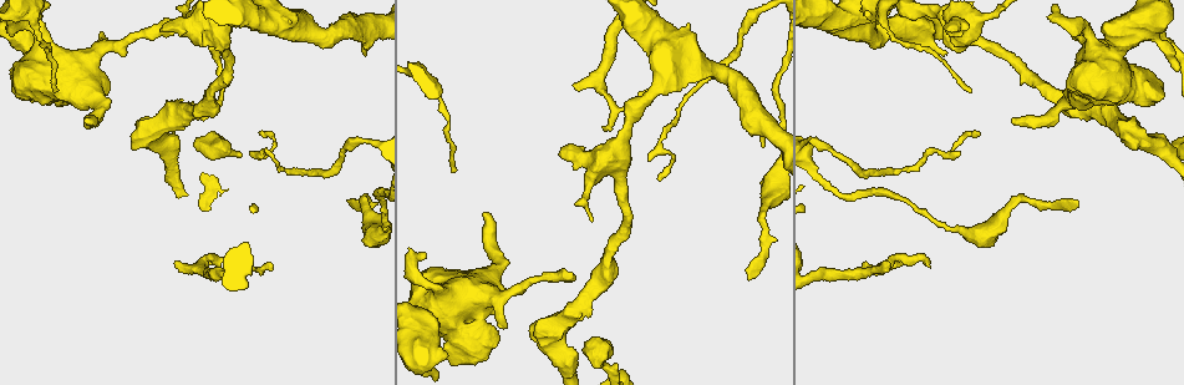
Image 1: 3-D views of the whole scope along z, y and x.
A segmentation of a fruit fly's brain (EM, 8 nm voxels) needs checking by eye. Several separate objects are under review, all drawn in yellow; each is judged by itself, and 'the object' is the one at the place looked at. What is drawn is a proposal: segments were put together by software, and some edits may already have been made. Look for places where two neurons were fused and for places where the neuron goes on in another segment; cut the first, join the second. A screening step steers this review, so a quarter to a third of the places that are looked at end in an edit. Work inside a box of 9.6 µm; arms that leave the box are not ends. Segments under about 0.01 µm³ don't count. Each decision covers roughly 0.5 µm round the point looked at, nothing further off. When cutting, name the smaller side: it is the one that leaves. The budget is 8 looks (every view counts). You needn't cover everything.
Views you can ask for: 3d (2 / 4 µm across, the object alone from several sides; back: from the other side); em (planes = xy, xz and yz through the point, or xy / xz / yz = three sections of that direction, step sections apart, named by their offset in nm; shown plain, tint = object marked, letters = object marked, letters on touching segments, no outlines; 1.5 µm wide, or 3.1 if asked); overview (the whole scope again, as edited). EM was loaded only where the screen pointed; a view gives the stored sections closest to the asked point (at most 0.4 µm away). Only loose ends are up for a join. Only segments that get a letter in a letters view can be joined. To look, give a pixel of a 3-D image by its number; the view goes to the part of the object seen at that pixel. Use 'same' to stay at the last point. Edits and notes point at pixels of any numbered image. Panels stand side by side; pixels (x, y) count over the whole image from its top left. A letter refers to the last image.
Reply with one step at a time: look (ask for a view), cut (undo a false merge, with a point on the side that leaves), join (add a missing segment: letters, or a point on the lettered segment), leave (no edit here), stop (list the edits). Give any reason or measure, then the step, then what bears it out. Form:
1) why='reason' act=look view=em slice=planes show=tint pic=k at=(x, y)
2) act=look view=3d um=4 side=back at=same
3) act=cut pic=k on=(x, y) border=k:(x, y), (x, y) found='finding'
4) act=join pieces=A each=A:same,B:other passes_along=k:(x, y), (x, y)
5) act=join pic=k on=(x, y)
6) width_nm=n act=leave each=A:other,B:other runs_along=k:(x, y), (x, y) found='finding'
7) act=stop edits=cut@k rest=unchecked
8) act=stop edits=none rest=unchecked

why='abrupt turn' act=look view=3d um=2 pic=1 at=(616, 112)

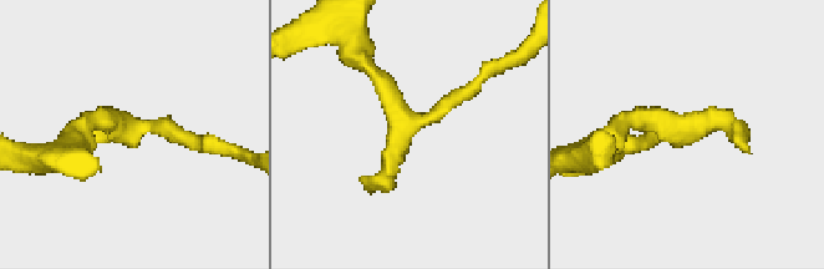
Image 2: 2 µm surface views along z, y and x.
act=look view=em slice=xy step=4 show=letters pic=2 at=(679, 123)

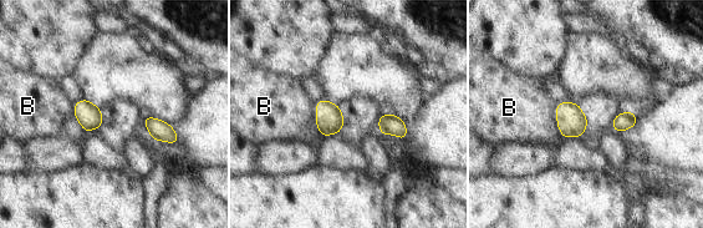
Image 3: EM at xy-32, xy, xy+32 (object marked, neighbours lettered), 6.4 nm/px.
longest_contact=B:240nm act=leave each=B:other border=3:(558, 102), (556, 126), (564, 137) found='all the same neuron'

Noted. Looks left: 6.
why='an open end' act=look view=em slice=planes show=tint pic=1 at=(101, 33)

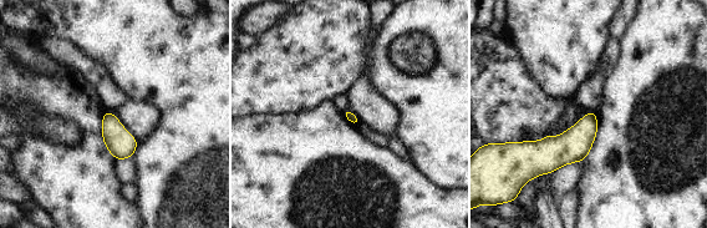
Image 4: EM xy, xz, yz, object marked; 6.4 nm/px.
why='what lies round it' act=look view=em slice=planes show=letters at=same

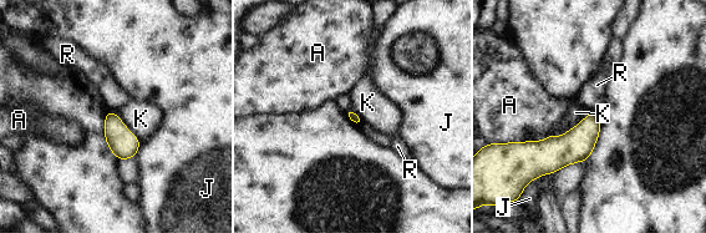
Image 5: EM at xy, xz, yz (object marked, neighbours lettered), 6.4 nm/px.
act=leave each=A:other,J:other,K:other,R:other found='none of them fits'

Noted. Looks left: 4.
why='free end' act=look view=em slice=planes show=letters pic=1 at=(54, 92)

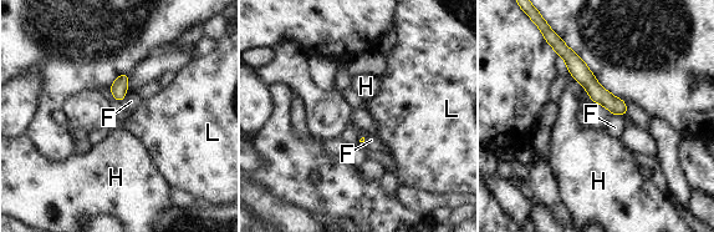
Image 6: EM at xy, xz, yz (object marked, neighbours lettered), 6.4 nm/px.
act=leave each=F:other,H:other,L:other border=6:(612, 114), (622, 116) found='no lettered segment goes on from it'

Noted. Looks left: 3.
act=stop edits=none rest=unchecked

